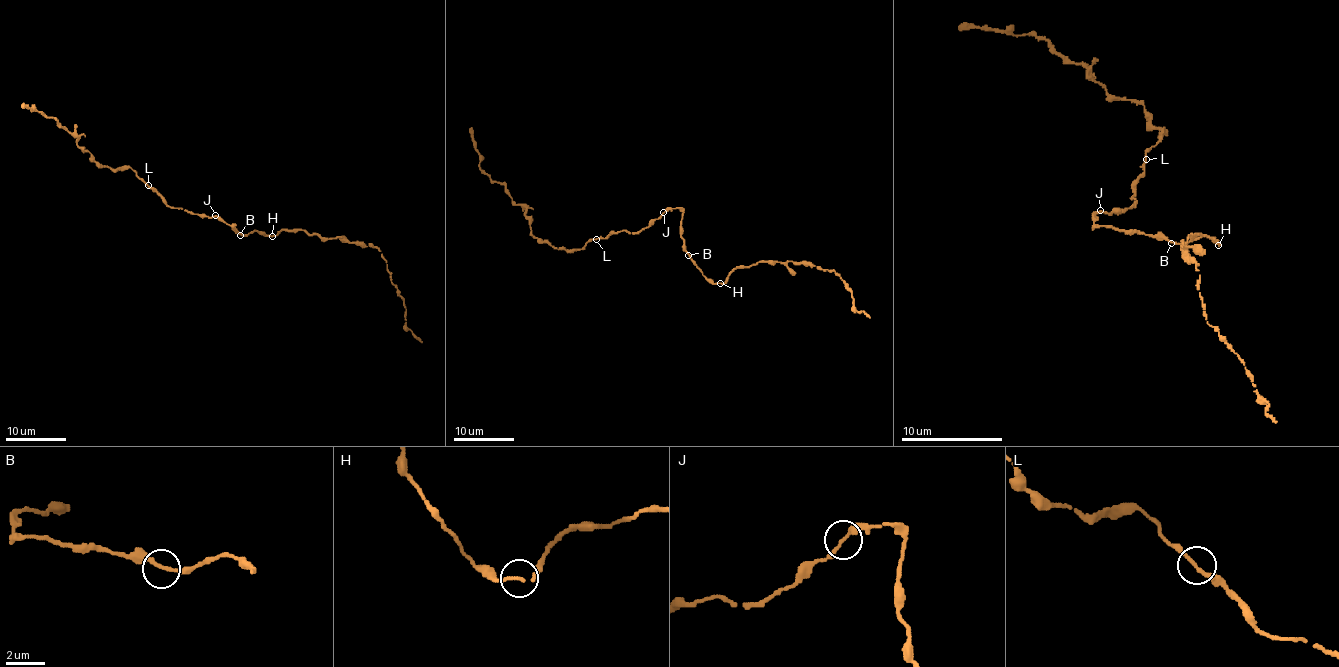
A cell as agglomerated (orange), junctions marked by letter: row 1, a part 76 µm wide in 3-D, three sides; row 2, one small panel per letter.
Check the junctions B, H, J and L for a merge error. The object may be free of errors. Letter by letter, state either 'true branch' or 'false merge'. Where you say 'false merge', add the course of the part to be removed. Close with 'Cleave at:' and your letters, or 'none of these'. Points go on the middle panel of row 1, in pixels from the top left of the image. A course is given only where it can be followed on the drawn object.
B: true branch
H: true branch
J: true branch
L: true branch
Cleave at: none of these

